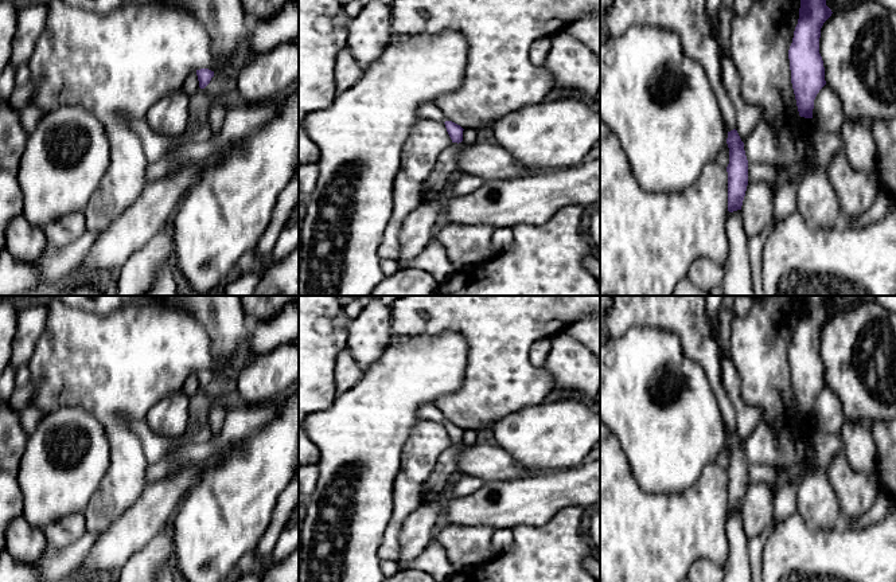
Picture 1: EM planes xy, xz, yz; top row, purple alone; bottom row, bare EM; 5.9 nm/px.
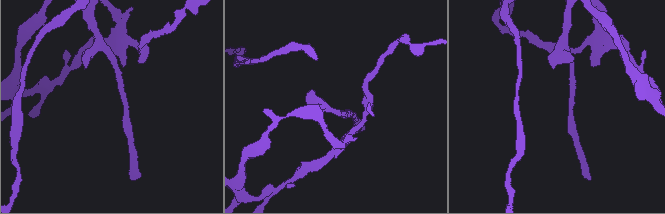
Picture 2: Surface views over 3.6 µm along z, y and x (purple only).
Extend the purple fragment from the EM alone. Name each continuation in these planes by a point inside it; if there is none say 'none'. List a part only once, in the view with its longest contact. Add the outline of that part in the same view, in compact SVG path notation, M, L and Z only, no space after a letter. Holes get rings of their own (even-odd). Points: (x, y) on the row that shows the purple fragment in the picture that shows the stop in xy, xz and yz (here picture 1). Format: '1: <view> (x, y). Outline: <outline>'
none

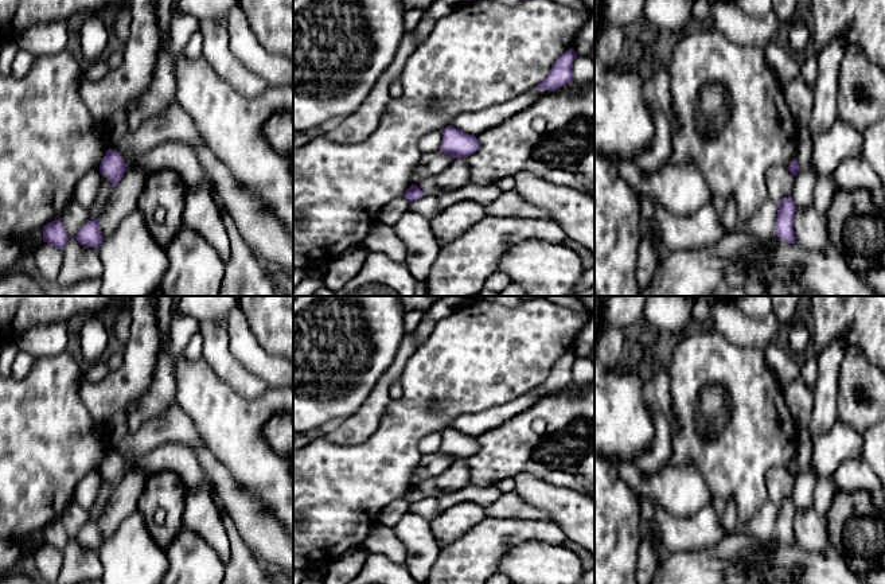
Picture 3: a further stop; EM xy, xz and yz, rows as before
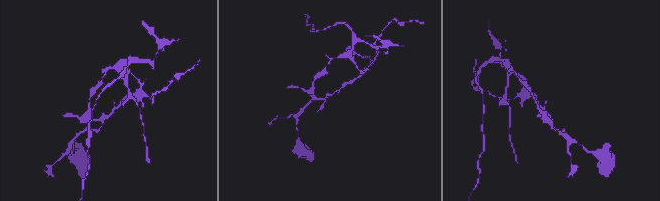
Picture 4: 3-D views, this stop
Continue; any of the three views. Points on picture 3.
none

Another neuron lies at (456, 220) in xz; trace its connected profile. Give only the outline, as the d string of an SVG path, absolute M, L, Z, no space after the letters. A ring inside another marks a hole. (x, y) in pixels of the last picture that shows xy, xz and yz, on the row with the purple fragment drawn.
M472 200L459 202L430 219L430 229L440 245L465 233L486 217L486 207Z

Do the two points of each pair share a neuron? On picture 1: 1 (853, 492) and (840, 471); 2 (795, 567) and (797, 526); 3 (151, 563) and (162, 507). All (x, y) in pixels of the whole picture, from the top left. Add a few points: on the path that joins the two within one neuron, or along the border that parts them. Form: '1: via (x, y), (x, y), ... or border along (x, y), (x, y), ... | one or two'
1: via (850, 487), (842, 476) | one
2: via (795, 557), (795, 536) | one
3: border along (167, 528), (158, 532), (132, 555) | two

